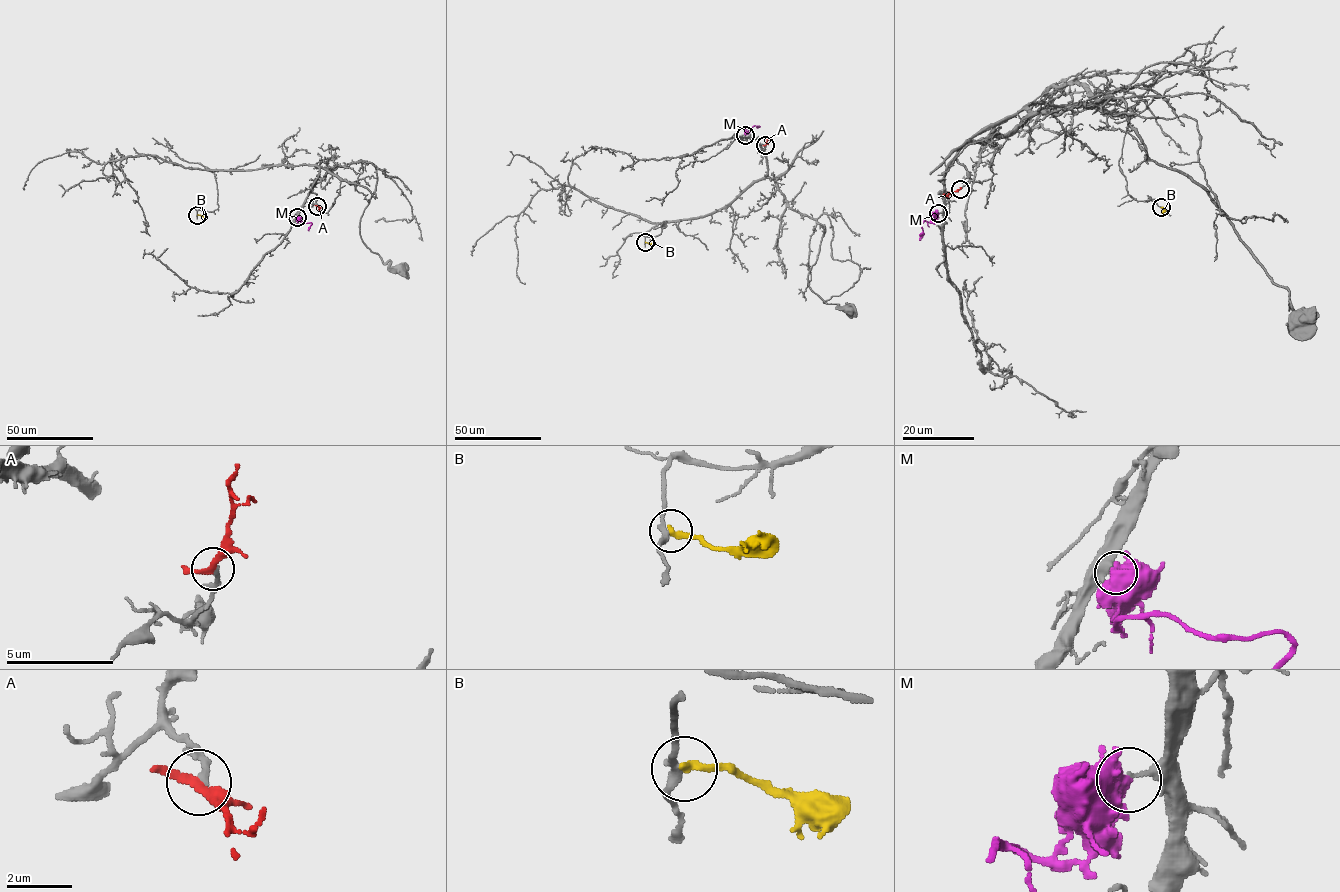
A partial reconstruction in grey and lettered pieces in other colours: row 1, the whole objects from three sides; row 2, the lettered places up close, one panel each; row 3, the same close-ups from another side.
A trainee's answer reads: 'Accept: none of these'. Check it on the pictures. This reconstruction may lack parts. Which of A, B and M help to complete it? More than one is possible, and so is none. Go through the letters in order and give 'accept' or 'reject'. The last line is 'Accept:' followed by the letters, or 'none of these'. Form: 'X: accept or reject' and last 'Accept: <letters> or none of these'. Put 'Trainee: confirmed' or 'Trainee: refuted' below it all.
A: reject
B: reject
M: reject
Accept: none of these
Trainee: confirmed

